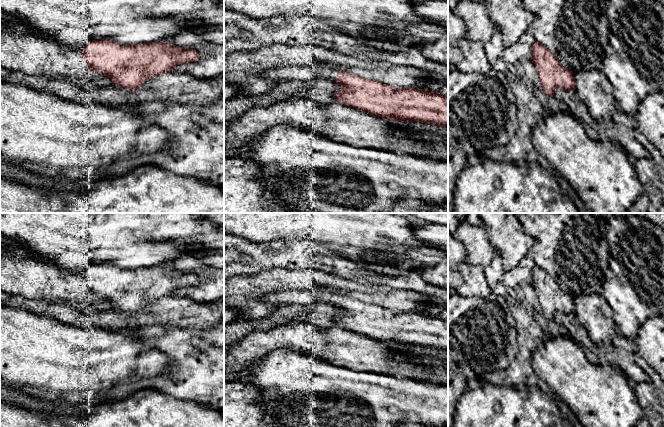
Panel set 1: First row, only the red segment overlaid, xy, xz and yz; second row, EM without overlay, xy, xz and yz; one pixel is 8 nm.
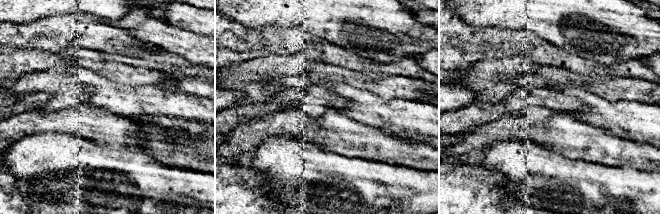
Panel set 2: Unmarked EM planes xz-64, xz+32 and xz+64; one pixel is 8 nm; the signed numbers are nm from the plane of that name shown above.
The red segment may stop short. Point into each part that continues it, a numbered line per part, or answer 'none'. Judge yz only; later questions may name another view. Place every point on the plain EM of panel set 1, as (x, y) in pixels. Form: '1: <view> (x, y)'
none

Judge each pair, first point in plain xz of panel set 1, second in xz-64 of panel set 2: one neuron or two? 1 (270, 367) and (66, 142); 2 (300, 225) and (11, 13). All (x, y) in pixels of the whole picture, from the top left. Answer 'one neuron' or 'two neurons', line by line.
1: one neuron
2: one neuron

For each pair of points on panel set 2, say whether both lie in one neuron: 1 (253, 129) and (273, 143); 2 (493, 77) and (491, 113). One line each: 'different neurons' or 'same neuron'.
1: different neurons
2: different neurons

